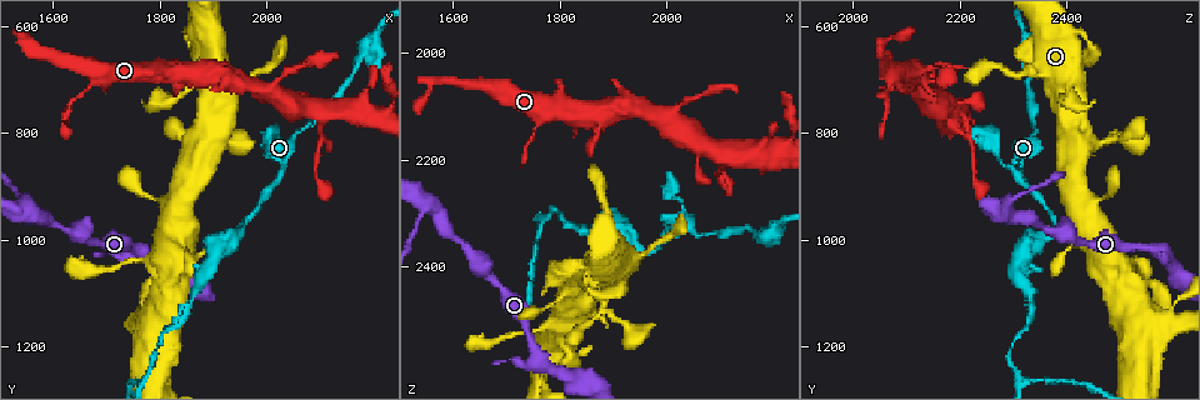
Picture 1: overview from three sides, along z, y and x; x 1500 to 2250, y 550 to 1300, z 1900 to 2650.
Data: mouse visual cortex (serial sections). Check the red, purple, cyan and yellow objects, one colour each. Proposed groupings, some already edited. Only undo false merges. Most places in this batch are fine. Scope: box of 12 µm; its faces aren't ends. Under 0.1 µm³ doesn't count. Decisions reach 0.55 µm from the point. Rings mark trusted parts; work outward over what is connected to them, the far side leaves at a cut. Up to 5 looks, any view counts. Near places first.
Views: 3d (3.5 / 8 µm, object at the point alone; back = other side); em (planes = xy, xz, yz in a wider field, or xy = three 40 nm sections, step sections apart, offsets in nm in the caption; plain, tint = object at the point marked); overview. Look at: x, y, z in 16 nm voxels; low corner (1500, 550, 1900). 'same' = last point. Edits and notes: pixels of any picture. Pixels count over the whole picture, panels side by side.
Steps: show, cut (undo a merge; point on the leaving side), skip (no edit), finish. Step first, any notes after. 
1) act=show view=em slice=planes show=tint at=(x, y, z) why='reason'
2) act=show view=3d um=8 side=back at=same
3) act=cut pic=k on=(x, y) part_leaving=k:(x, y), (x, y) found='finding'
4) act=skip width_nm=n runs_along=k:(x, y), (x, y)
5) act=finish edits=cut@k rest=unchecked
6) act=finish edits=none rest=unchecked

act=show view=3d um=3.5 at=(2205, 765, 2175) why='sharp bend'

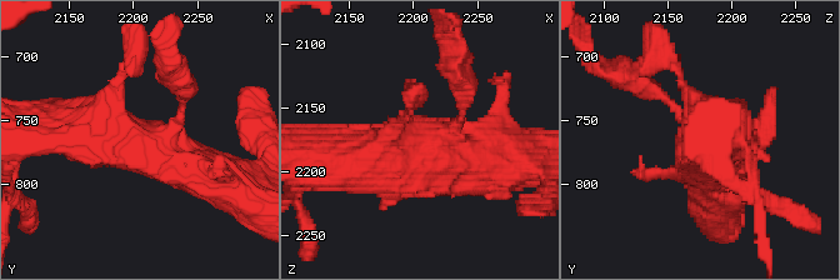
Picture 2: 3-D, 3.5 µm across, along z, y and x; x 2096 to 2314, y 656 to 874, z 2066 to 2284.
act=show view=em slice=xy step=2 show=tint at=(2206, 772, 2180) why='shape alone is not enough'

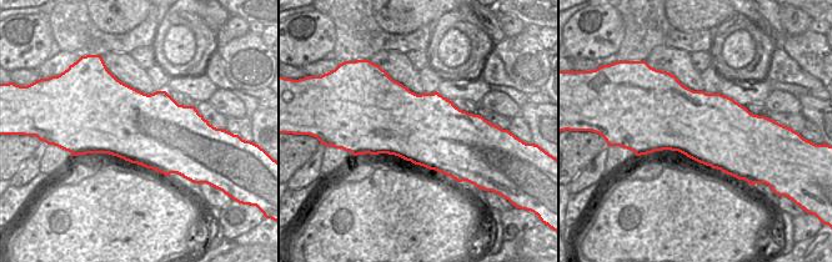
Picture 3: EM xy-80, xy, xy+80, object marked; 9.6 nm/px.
act=show view=em slice=xy step=5 show=tint at=same why='another direction'

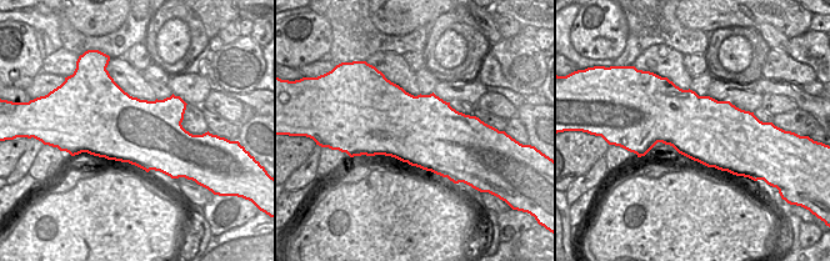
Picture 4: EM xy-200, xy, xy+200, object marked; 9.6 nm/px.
act=skip runs_along=2:(345, 160), (436, 144), (464, 103) found='continuous, no second cell'

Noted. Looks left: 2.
act=show view=3d um=8 at=(2205, 610, 2315) why='sudden change in width'

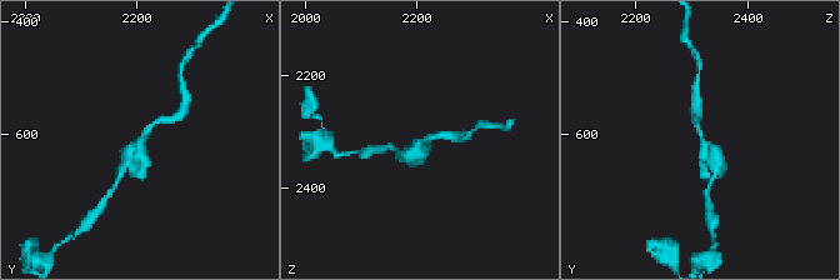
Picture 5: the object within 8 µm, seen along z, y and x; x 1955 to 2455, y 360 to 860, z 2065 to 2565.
act=show view=em slice=xy step=1 show=tint at=(2210, 615, 2320) arm_widths_nm=150,350 why='shape alone is not enough'

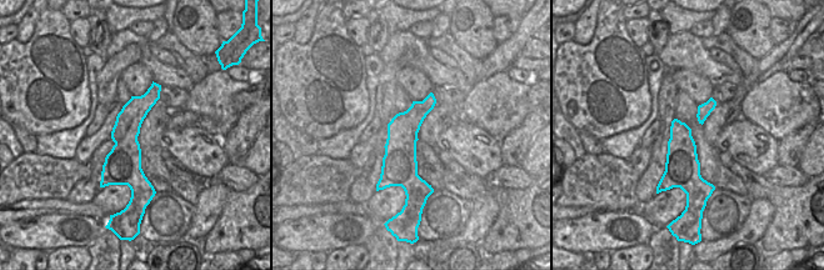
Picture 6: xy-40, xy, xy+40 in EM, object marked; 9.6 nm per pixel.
act=skip found='all the same cell'

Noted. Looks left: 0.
act=finish edits=none rest=unchecked

